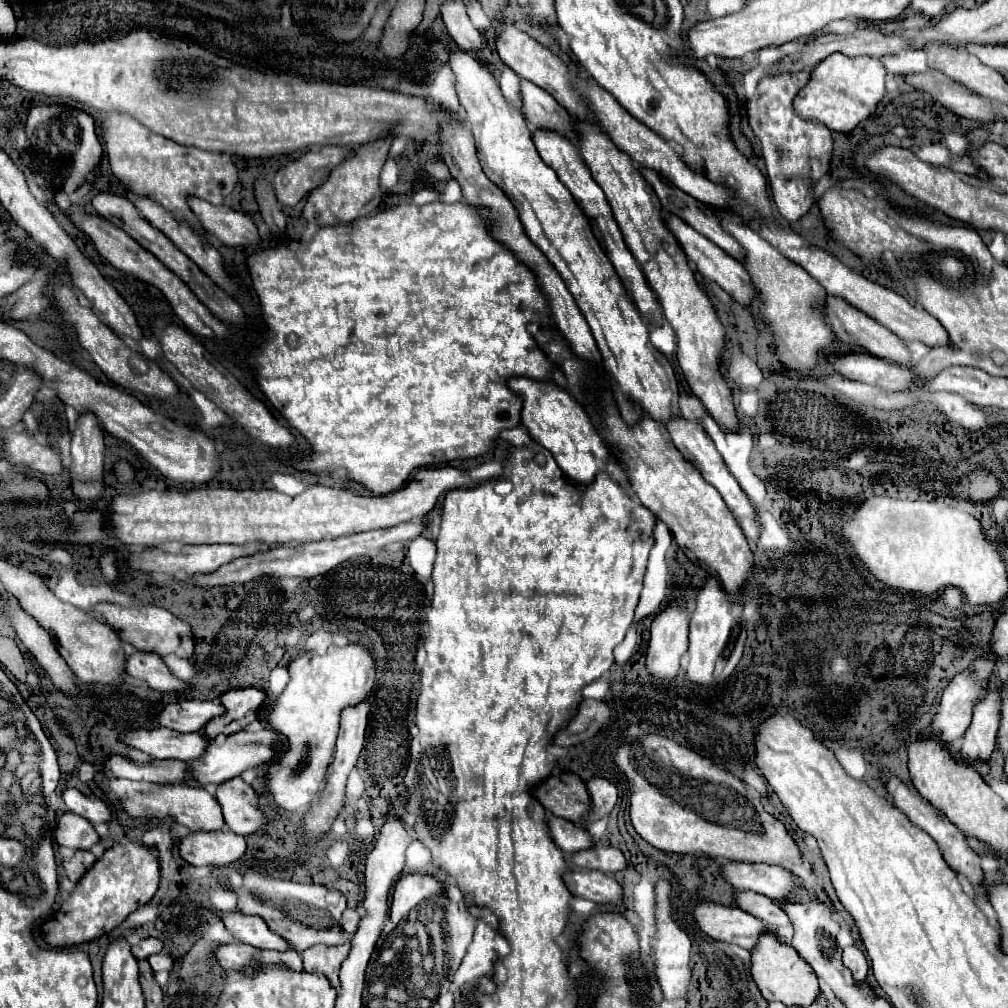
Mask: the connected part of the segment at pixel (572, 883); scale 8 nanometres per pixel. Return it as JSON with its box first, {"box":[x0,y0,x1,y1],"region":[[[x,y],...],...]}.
{"box":[566,870,622,904],"region":[[[572,870],[566,874],[566,886],[572,892],[572,896],[592,900],[596,904],[622,904],[622,884],[614,876],[600,874],[596,870],[578,872]]]}

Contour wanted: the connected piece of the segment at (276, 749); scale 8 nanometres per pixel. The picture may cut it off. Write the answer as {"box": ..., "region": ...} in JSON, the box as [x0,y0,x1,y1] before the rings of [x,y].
{"box":[190,728,284,786],"region":[[[264,728],[258,732],[236,732],[236,734],[230,734],[228,738],[224,734],[219,734],[208,744],[208,754],[204,754],[200,758],[200,762],[190,764],[192,778],[196,778],[196,782],[200,786],[224,784],[226,780],[240,776],[244,770],[260,768],[264,764],[272,764],[282,750],[284,750],[284,740],[274,730]]]}

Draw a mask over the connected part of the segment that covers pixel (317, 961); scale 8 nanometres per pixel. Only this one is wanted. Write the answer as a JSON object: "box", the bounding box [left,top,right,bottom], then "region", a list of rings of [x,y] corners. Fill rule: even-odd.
{"box":[302,944,350,988],"region":[[[342,944],[342,946],[312,946],[312,948],[302,952],[304,970],[324,974],[334,988],[340,988],[338,972],[340,972],[340,964],[348,958],[348,954],[350,954],[348,944]]]}

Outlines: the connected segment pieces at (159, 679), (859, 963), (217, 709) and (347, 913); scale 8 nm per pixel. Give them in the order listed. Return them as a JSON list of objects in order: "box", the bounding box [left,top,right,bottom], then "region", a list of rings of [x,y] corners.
[{"box":[128,652,190,692],"region":[[[134,652],[128,656],[128,674],[146,680],[148,686],[158,692],[182,692],[190,688],[188,682],[176,678],[164,660],[156,654]]]},{"box":[842,946,868,982],"region":[[[856,946],[844,948],[842,962],[844,962],[846,968],[852,970],[852,976],[854,976],[858,982],[866,978],[866,974],[868,974],[868,960],[866,960],[866,956],[864,956],[864,952],[862,952],[860,948],[856,948]]]},{"box":[158,700,226,732],"region":[[[184,700],[184,702],[166,706],[160,712],[158,722],[178,732],[200,732],[212,718],[224,716],[224,714],[226,714],[226,708],[218,702]]]},{"box":[340,910,362,936],"region":[[[344,910],[344,918],[340,920],[340,924],[344,926],[344,932],[352,936],[356,932],[360,920],[362,920],[362,914],[358,910]]]}]

